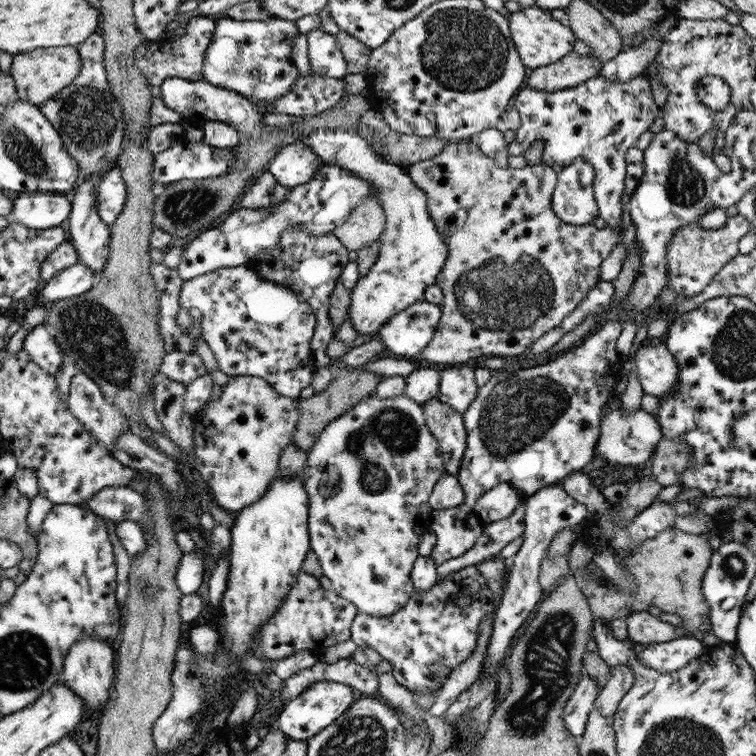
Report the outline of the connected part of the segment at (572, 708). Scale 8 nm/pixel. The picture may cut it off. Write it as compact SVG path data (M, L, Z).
M584 672L577 688L572 691L563 709L563 724L572 734L572 737L584 734L594 701L600 691L598 681Z

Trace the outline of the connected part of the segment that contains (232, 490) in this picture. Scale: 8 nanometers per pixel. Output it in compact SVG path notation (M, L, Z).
M256 376L230 377L228 383L223 387L222 393L220 393L218 399L215 399L214 401L208 401L207 404L200 411L200 414L198 416L194 416L193 468L196 468L196 470L200 472L202 480L204 480L204 482L207 482L210 488L212 488L215 500L216 502L218 502L220 508L227 510L231 513L236 513L242 508L254 504L254 502L260 499L262 495L264 495L264 492L266 492L266 489L268 489L268 485L270 485L270 483L272 483L272 481L279 474L279 460L280 455L282 455L282 451L284 451L284 447L288 447L288 444L293 442L294 431L296 430L296 426L298 424L298 417L300 417L300 410L298 410L298 402L296 399L282 396L280 393L276 392L275 388L272 388L271 384L268 384L268 382Z

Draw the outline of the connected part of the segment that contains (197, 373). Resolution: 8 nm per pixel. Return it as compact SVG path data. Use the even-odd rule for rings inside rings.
M168 351L162 363L162 376L187 385L207 373L200 356L194 352Z

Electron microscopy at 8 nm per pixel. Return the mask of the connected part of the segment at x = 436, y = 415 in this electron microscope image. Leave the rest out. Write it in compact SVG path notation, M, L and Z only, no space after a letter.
M438 398L422 404L428 430L440 446L444 468L448 474L458 476L466 452L467 432L460 412L442 404Z

